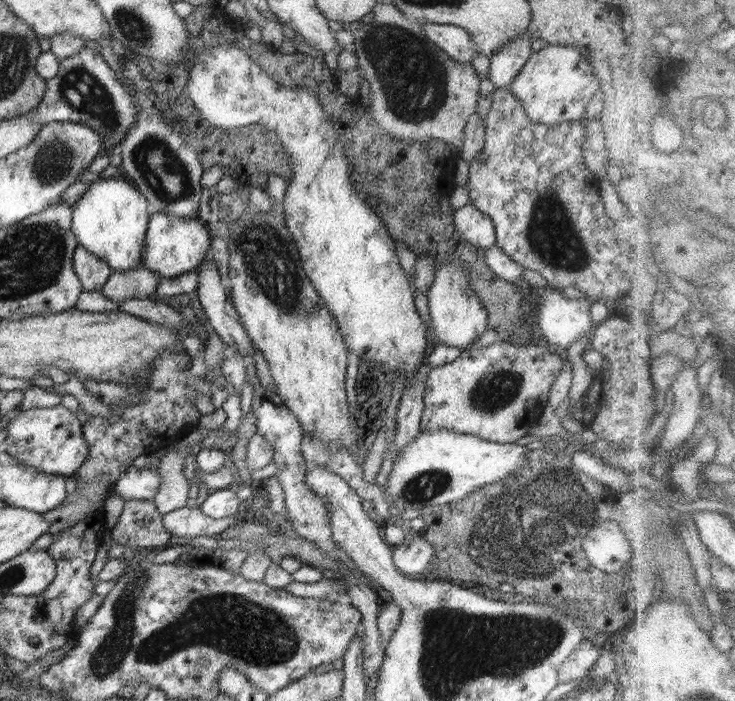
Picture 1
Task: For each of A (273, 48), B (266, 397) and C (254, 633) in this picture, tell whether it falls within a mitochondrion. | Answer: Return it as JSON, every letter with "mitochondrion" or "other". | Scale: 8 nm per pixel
{"A":"other","B":"other","C":"mitochondrion"}

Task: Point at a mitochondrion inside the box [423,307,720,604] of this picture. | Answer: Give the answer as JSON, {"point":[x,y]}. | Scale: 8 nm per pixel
{"point":[518,556]}

